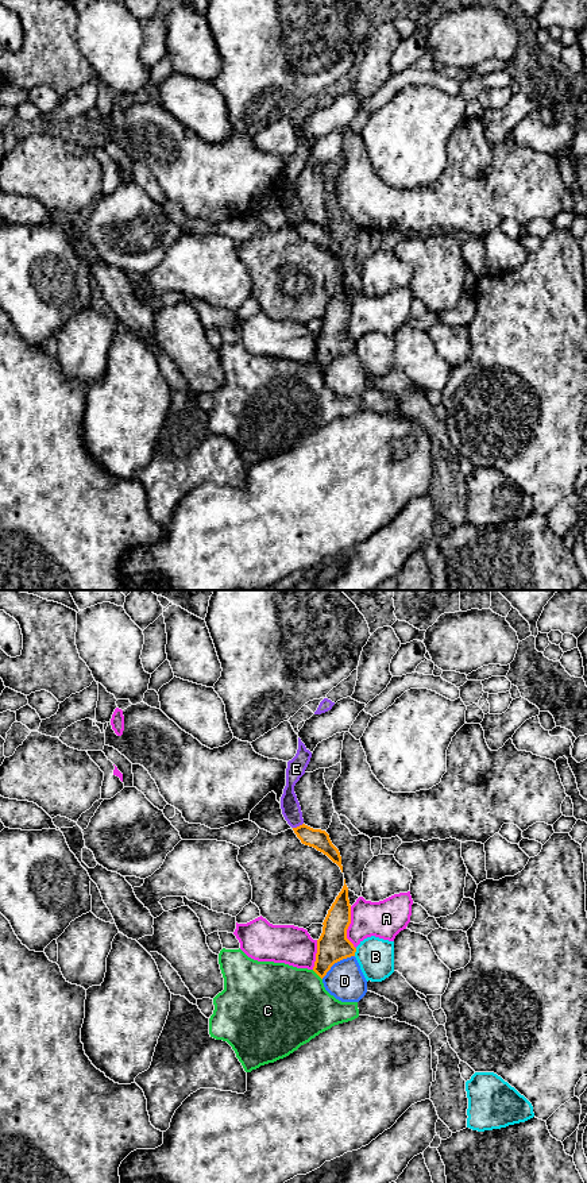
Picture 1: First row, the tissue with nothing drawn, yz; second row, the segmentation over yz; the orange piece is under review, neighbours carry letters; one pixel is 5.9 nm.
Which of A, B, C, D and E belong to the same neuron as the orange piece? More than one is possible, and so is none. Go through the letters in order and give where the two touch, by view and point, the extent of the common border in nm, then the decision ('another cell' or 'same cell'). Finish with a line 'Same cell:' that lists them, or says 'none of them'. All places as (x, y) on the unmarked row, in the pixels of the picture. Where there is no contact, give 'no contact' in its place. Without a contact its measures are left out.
A: contact yz (347, 323); length 260 nm; another cell
B: contact yz (355, 346); length 50 nm; another cell
C: contact yz (317, 369); length 90 nm; another cell
D: contact yz (336, 357); length 240 nm; another cell
E: contact yz (297, 222); length 70 nm; another cell
Same cell: none of them

